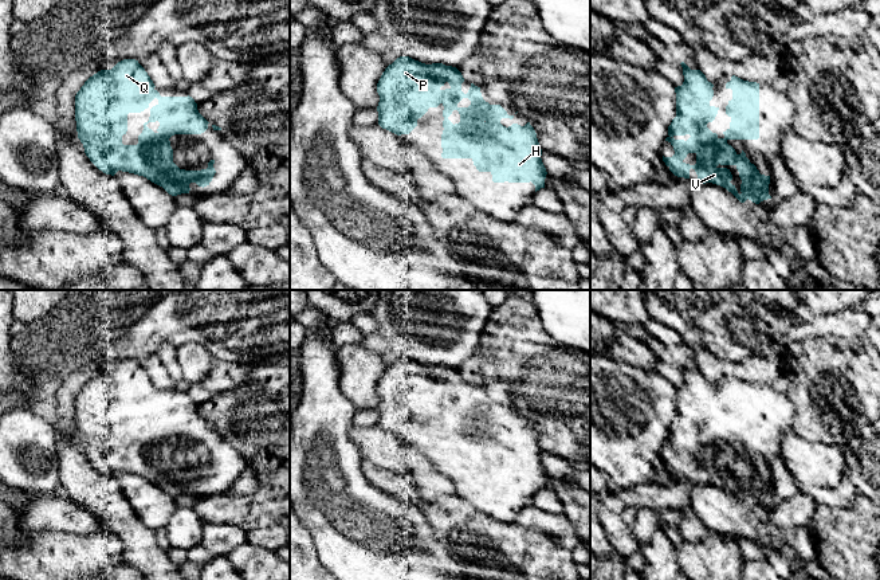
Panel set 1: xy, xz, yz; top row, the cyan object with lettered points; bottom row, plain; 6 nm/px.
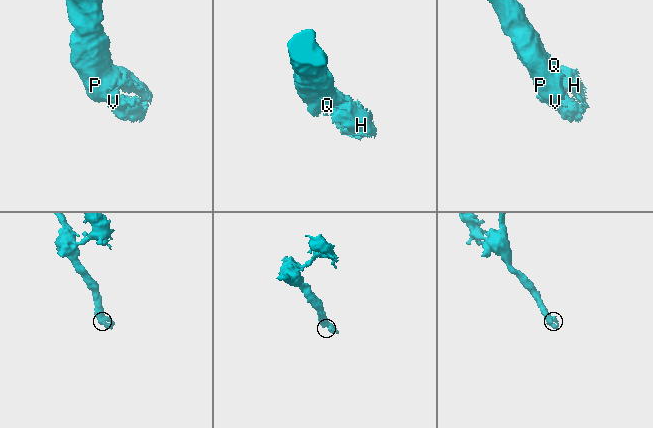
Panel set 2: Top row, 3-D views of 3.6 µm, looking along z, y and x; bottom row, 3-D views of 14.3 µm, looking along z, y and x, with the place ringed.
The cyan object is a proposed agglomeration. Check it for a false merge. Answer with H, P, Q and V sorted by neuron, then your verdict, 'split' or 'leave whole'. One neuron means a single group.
H P Q V; leave whole

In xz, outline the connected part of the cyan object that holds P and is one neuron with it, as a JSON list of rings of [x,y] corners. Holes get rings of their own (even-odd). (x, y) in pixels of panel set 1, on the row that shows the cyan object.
[[[409,56],[397,58],[385,68],[377,83],[377,93],[380,95],[380,102],[377,106],[378,125],[397,136],[409,134],[417,126],[417,119],[421,118],[429,107],[437,107],[441,103],[444,106],[444,130],[441,134],[443,158],[471,158],[479,172],[490,172],[492,175],[494,183],[531,181],[535,185],[535,192],[545,188],[547,172],[541,158],[542,149],[538,142],[537,133],[530,122],[527,122],[525,126],[518,124],[512,124],[508,128],[503,126],[500,119],[512,119],[514,115],[508,115],[500,105],[490,105],[486,102],[482,97],[480,87],[475,86],[474,83],[471,83],[468,93],[464,94],[461,91],[463,82],[464,78],[456,67],[445,66],[443,63],[425,64]],[[453,110],[457,110],[460,114],[460,122],[455,125],[448,119]]]

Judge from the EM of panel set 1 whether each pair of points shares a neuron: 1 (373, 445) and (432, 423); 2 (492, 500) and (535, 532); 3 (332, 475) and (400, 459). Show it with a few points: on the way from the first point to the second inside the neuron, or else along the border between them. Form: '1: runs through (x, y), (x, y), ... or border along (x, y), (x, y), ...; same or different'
1: border along (399, 437), (424, 457); different
2: border along (531, 504), (519, 513), (515, 521), (497, 521); different
3: border along (350, 428), (350, 441), (362, 458); different

